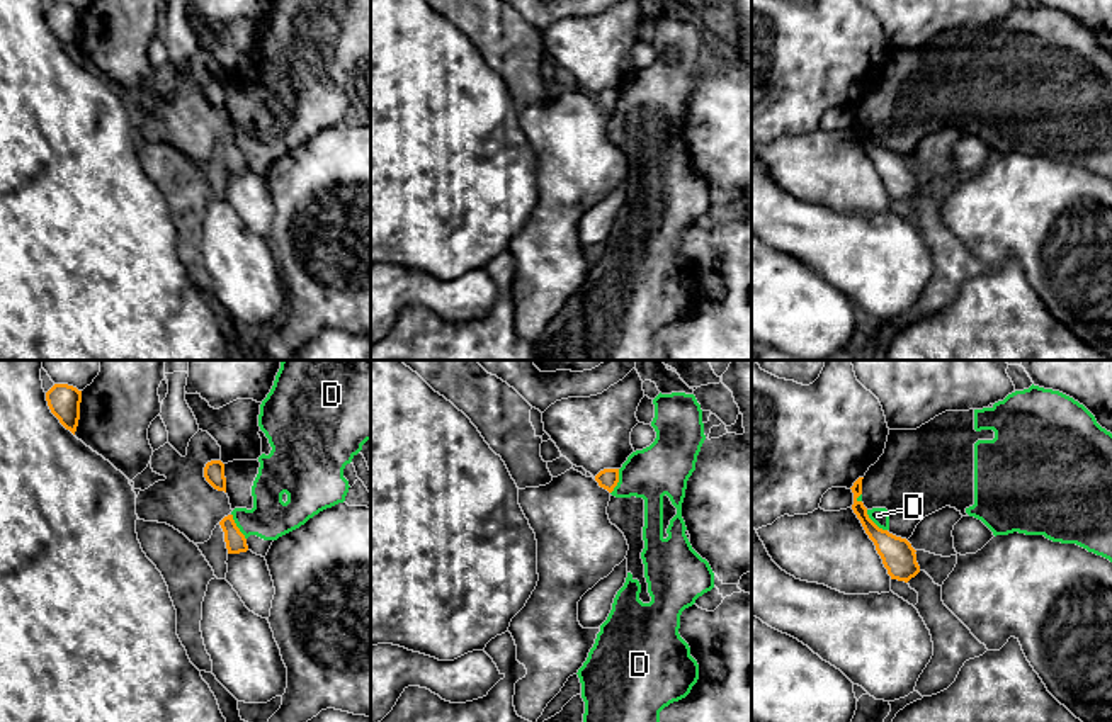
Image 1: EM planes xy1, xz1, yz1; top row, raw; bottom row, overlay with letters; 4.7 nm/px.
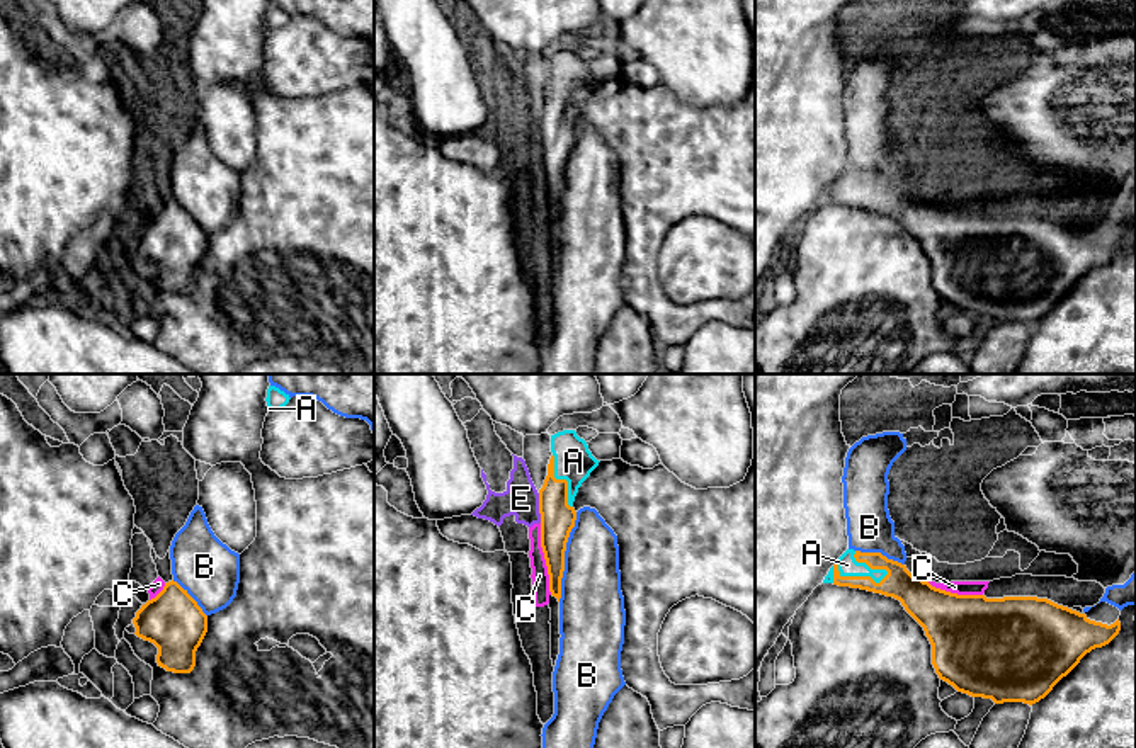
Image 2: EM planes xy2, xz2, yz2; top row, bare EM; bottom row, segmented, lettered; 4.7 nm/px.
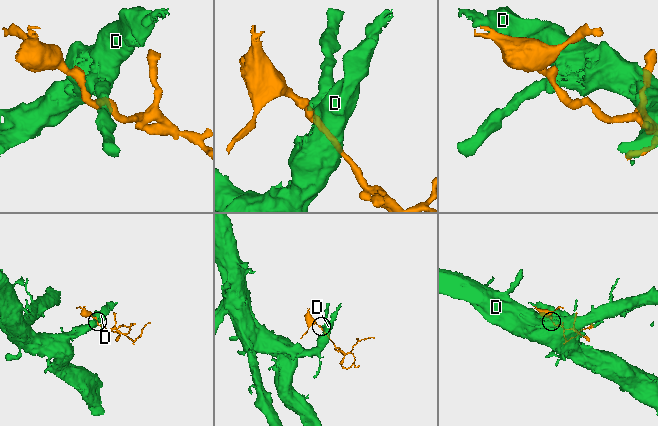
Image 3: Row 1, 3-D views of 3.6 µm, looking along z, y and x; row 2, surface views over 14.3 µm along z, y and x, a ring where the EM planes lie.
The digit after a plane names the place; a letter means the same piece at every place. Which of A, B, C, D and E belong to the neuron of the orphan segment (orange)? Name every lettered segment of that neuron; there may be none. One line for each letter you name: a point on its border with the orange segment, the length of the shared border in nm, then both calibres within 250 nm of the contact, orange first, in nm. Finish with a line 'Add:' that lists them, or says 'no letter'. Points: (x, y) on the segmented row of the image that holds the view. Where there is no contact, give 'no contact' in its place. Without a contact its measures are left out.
A: contact yz2 (859, 577); length 260 nm; calibres 150 and 90 nm
Add: A

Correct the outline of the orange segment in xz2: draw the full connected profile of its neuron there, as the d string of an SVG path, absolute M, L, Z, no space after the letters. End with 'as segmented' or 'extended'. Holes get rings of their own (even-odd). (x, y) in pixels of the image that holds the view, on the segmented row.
M575 430L551 435L551 452L548 476L539 490L541 547L549 592L559 602L566 542L577 520L573 502L578 488L600 461L592 456L587 442Z; extended

